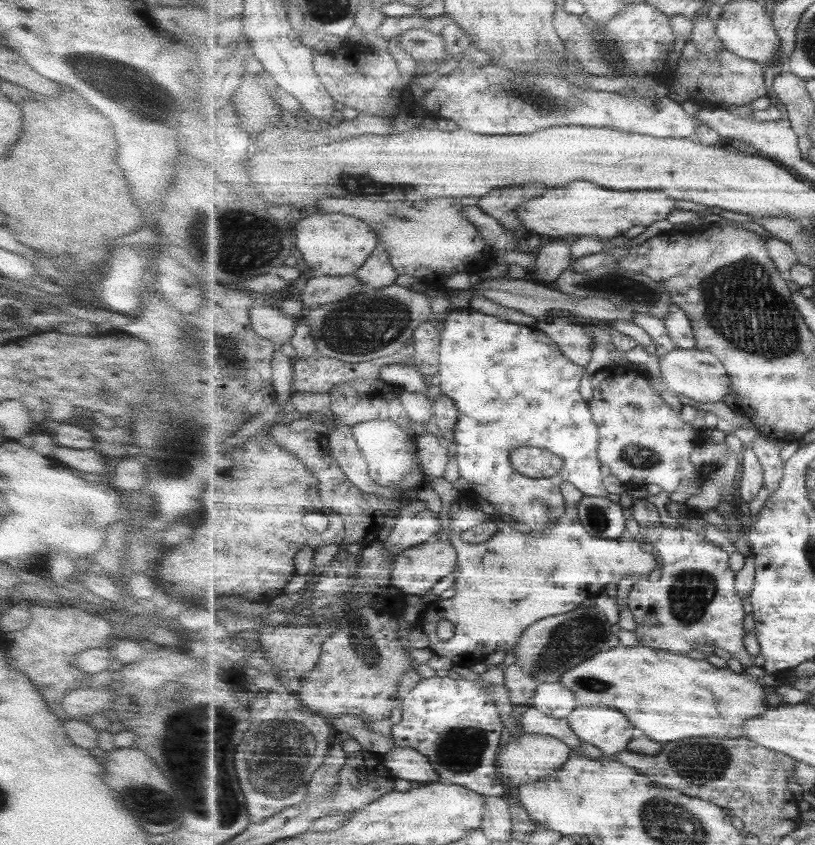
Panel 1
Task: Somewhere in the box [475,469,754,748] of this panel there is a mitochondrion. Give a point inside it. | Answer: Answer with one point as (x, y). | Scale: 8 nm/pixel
(568, 642)

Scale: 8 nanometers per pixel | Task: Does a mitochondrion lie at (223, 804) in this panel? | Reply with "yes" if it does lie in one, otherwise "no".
yes

